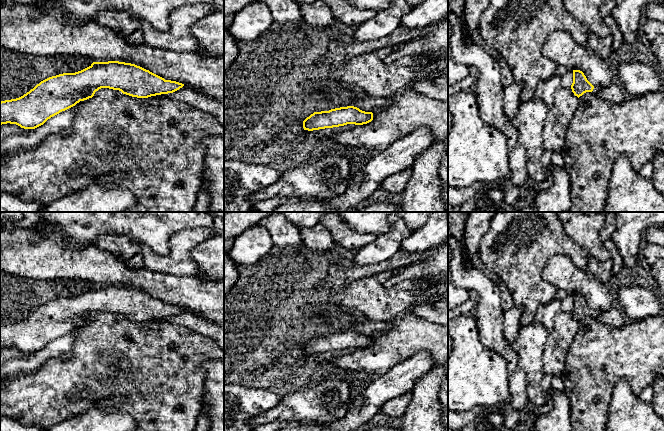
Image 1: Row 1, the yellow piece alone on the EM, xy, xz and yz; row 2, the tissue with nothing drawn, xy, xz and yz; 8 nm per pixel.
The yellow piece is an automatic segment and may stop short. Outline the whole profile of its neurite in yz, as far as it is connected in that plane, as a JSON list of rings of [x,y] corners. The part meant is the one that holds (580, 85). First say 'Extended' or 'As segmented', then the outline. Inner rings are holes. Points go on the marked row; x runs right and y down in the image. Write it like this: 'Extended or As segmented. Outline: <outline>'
Extended. Outline: [[[573,70],[572,92],[578,98],[586,92],[592,92],[597,97],[611,103],[621,104],[625,101],[620,87],[610,84],[609,86],[593,86],[580,70]]]

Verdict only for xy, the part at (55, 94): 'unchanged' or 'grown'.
unchanged

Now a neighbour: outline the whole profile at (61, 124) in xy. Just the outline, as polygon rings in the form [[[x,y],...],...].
[[[73,106],[48,119],[43,125],[26,135],[12,135],[0,142],[0,164],[19,151],[37,148],[50,135],[67,137],[72,133],[72,123],[77,114]]]

